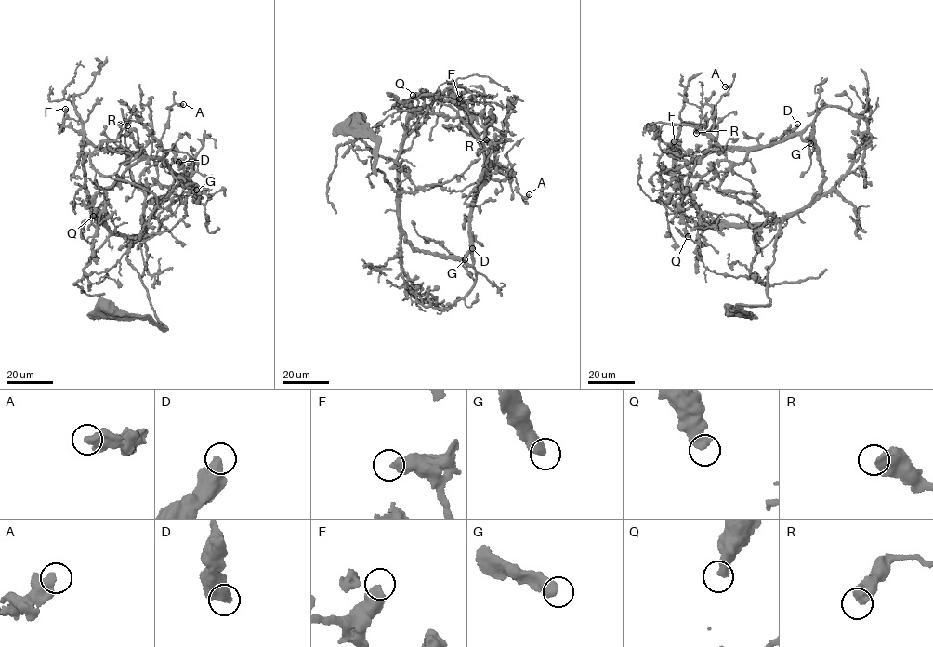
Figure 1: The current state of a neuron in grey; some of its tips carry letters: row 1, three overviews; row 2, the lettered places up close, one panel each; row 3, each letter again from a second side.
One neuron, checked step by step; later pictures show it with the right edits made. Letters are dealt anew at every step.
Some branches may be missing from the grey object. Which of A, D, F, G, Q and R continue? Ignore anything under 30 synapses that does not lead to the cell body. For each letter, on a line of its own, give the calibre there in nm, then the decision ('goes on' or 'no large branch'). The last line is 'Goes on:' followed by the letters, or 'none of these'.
A: calibre 460 nm; no large branch
D: calibre 550 nm; no large branch
F: calibre 500 nm; no large branch
G: calibre 480 nm; goes on
Q: calibre 500 nm; no large branch
R: calibre 650 nm; no large branch
Goes on: G

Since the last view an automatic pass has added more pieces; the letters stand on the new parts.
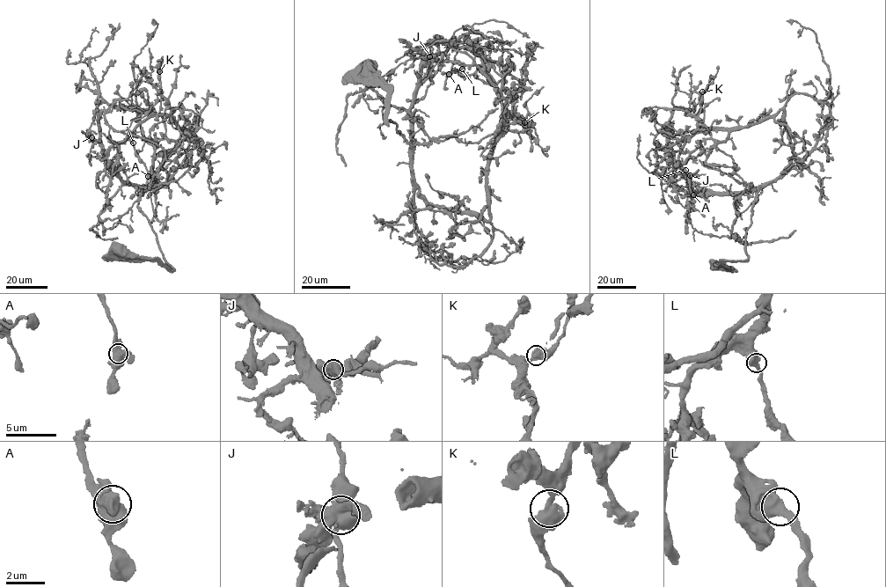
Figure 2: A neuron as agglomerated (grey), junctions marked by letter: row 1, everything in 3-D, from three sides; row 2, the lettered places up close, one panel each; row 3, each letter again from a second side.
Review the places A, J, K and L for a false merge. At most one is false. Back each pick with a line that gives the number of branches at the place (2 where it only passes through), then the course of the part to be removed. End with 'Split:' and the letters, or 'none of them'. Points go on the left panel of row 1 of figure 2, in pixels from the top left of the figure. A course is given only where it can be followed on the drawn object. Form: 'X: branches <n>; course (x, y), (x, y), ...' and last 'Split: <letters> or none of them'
Split: none of them

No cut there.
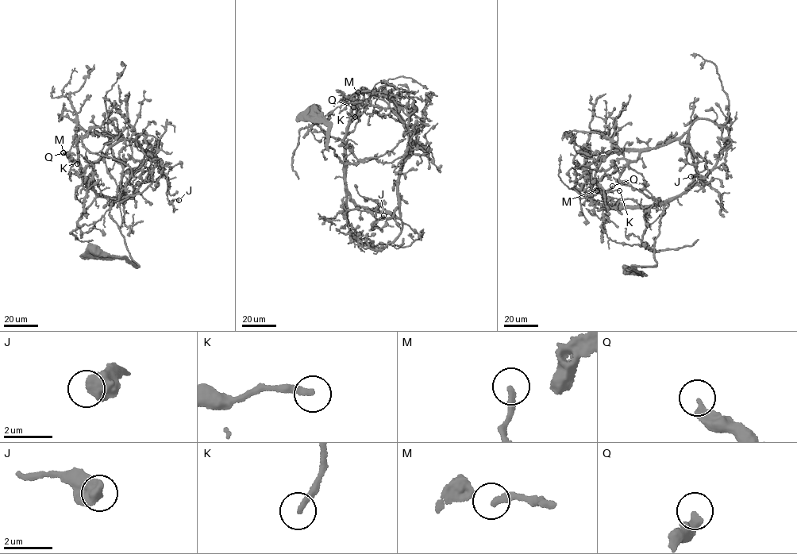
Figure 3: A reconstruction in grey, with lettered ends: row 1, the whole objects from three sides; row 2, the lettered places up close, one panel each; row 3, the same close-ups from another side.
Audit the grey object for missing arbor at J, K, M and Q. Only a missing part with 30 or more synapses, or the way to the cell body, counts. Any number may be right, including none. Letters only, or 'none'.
Q

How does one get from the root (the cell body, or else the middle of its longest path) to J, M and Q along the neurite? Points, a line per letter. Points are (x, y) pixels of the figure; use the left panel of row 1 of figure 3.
J: (94, 250), (136, 267), (109, 217), (112, 198), (133, 197), (161, 174), (167, 200), (179, 200)
M: (94, 250), (137, 267), (119, 225), (109, 217), (115, 200), (96, 193), (83, 178), (80, 164), (63, 152)
Q: (94, 250), (137, 267), (119, 225), (109, 217), (115, 200), (96, 193), (83, 178), (80, 164), (63, 152)

